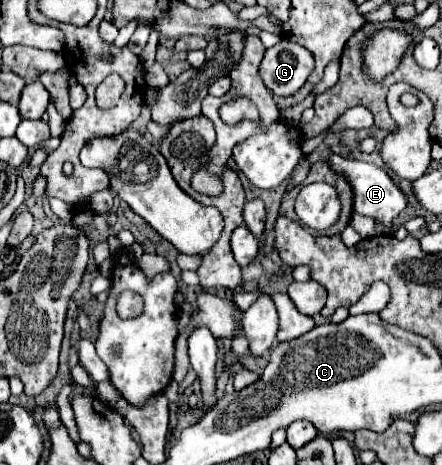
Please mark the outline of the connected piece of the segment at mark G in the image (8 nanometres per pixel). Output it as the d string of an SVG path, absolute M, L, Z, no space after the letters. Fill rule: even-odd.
M282 39L278 45L266 49L258 67L260 79L274 95L294 95L314 71L314 55L302 45Z

